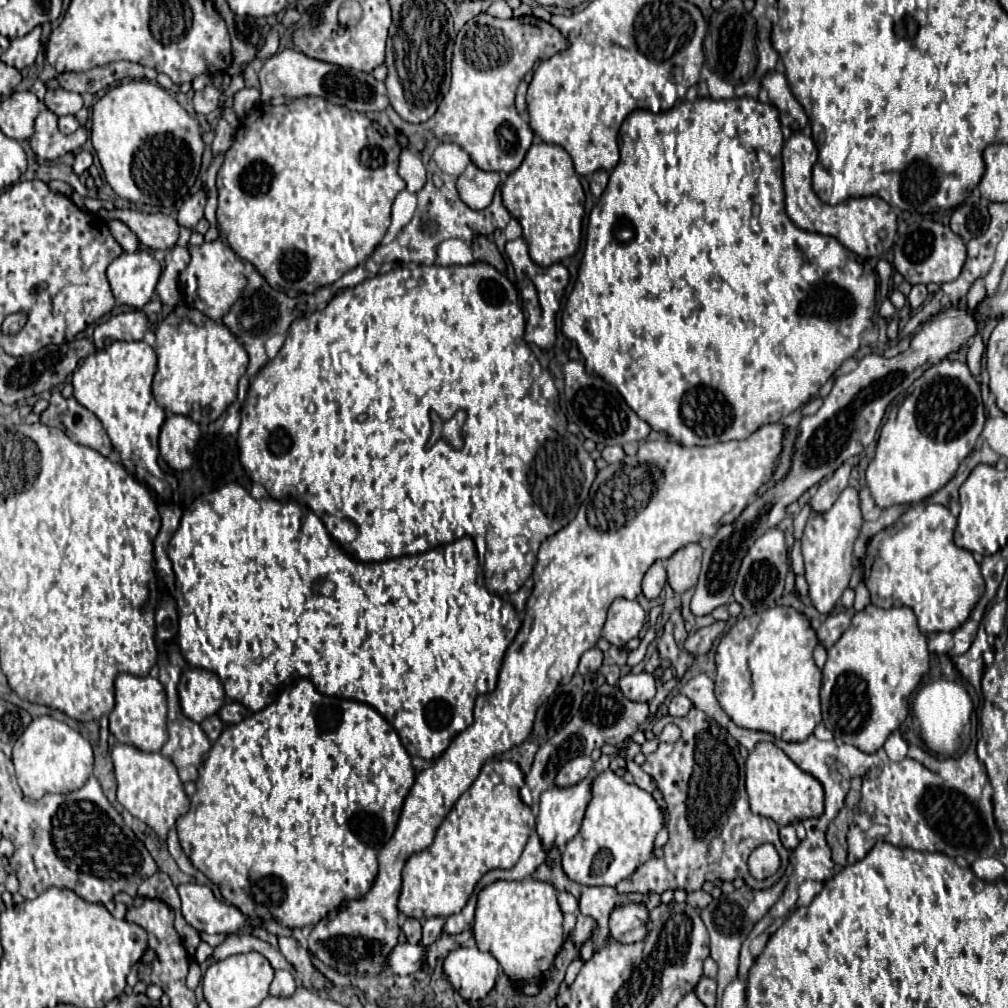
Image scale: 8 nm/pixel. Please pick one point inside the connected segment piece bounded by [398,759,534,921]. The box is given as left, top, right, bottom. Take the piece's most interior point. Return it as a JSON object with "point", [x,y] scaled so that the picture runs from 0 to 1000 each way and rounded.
{"point":[484,820]}

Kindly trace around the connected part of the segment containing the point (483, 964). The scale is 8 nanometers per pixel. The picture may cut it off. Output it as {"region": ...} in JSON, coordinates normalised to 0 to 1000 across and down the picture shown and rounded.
{"region":[[[450,941],[440,953],[440,965],[448,979],[462,991],[474,993],[486,985],[494,969],[494,953],[476,941]]]}

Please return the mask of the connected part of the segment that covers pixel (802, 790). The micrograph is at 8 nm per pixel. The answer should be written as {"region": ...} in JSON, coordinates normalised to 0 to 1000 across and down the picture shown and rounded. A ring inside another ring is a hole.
{"region":[[[754,737],[742,749],[740,755],[740,785],[748,807],[768,813],[772,818],[796,814],[800,811],[812,811],[817,805],[815,779],[802,767],[794,765],[790,757],[770,739]]]}

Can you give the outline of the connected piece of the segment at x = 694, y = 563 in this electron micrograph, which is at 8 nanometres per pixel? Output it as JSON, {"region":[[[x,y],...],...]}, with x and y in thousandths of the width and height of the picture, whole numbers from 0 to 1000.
{"region":[[[687,539],[671,547],[661,557],[663,578],[673,590],[681,588],[690,580],[694,568],[694,555],[696,555],[696,543],[692,539]]]}

